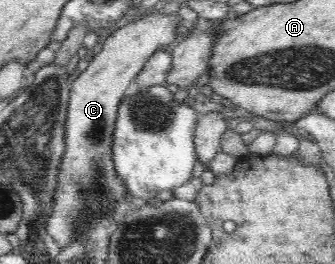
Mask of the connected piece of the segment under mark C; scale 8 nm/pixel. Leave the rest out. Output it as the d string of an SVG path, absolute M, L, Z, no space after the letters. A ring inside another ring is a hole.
M148 16L138 20L136 24L119 26L118 32L113 30L105 39L102 50L95 54L93 60L89 62L86 70L82 71L78 77L71 83L69 94L68 112L66 118L66 128L64 128L64 143L66 143L66 152L60 158L60 172L58 172L58 186L54 188L54 201L51 213L45 220L45 227L48 236L51 236L58 244L58 248L66 246L71 241L73 227L76 226L76 219L73 218L78 210L84 207L94 207L94 209L111 210L114 214L116 202L126 196L128 191L124 186L120 186L122 181L116 182L118 174L113 163L113 132L115 130L118 107L127 90L133 87L136 76L140 74L146 61L152 54L160 49L170 48L177 37L178 16Z

